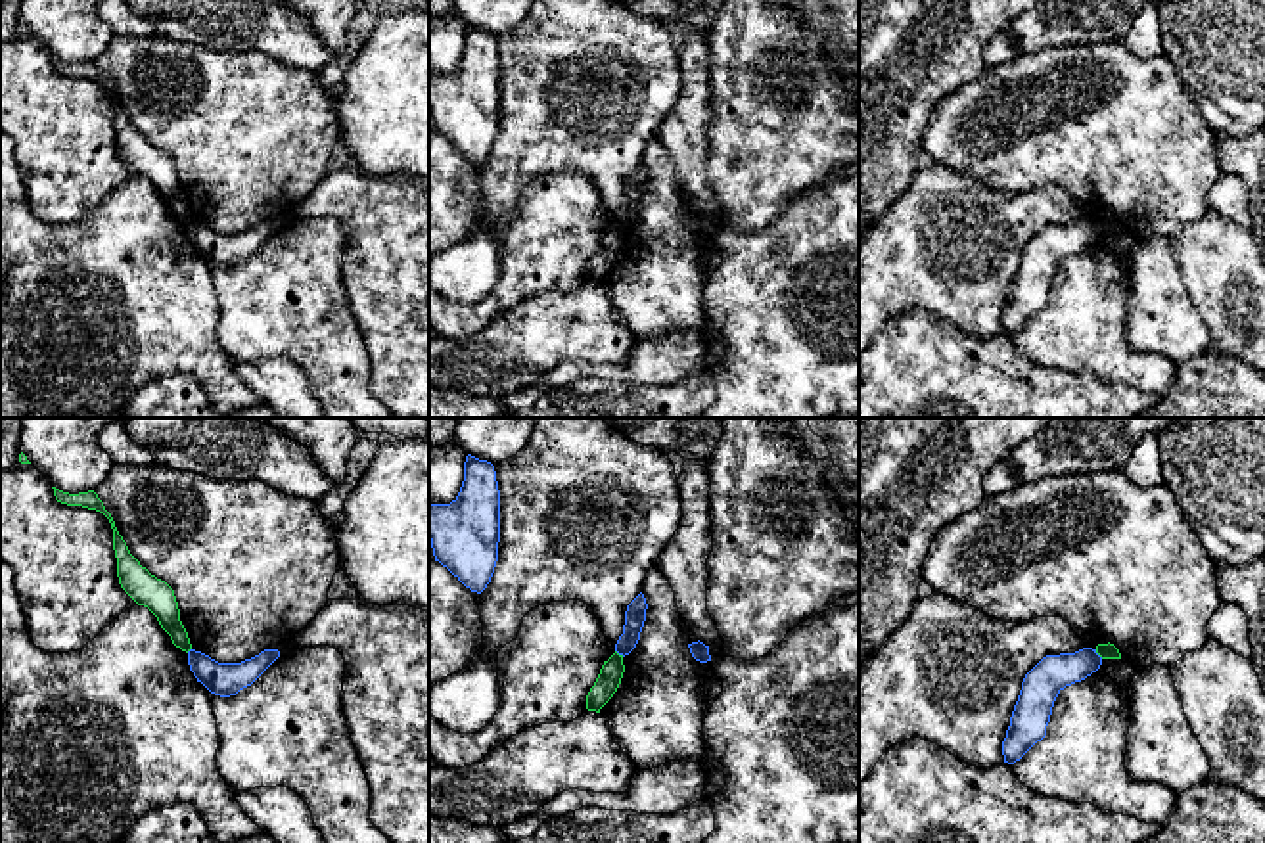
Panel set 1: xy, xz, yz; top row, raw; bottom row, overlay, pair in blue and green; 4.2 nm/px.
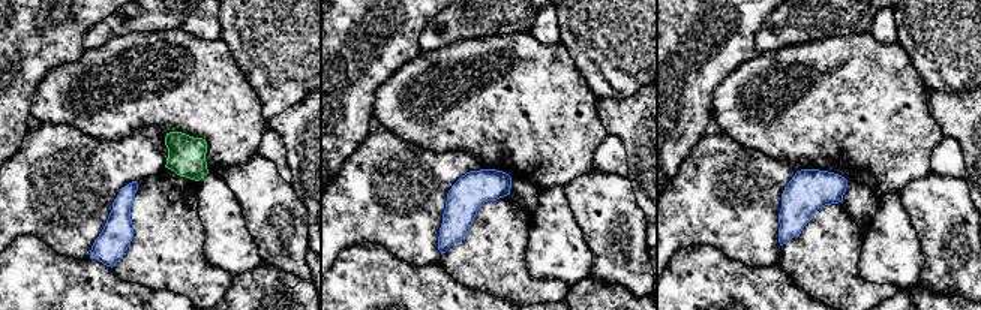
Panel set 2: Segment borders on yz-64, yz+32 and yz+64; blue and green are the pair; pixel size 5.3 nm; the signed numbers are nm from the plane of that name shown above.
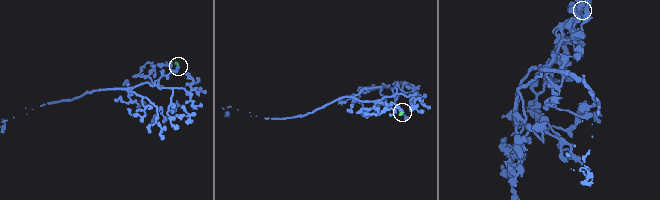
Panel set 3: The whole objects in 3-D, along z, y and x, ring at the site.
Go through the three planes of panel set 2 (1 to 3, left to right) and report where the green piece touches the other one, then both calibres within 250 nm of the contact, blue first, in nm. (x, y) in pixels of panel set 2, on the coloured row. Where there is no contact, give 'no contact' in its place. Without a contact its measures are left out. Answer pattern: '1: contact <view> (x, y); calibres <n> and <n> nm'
1: no contact
2: no contact
3: no contact

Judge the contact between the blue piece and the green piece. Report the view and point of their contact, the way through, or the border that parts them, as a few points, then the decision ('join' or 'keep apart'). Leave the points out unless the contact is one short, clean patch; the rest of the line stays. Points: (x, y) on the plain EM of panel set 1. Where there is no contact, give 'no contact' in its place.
yz (1097, 225) | along yz (1095, 221), (1103, 228) | keep apart

